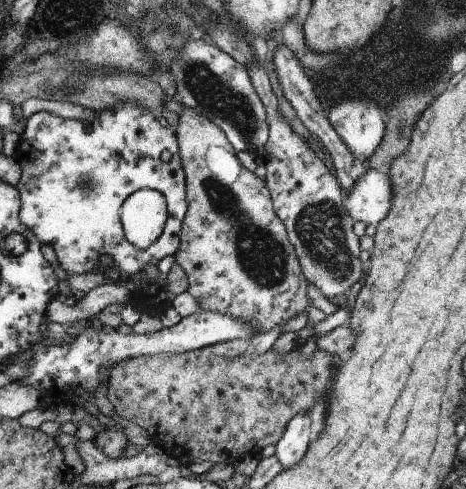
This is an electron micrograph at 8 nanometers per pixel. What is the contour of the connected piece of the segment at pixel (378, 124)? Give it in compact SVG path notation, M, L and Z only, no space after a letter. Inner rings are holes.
M351 94L345 100L339 98L339 102L337 104L334 102L329 108L328 122L355 160L364 162L379 146L385 130L383 111L377 110L377 106L367 102L367 100L355 100Z

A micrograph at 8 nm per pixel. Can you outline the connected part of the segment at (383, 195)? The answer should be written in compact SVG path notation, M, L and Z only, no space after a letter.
M366 169L357 184L343 193L343 210L354 222L376 225L391 208L391 182L389 176L375 169Z

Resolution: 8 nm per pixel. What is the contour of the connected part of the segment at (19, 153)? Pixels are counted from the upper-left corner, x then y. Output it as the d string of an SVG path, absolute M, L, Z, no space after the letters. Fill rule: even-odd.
M125 102L125 104L119 104L117 108L113 110L100 110L95 113L95 116L87 122L83 120L74 119L64 119L59 116L53 116L53 114L48 114L47 112L35 112L32 113L26 120L23 128L23 132L18 136L17 145L12 154L15 162L20 168L20 177L18 186L16 187L19 200L21 201L19 207L19 222L21 226L29 229L29 232L33 232L33 236L37 238L37 242L40 245L51 246L53 252L55 253L55 258L57 264L61 270L67 274L77 275L91 272L94 270L101 270L102 266L100 264L100 256L108 256L111 259L111 264L106 268L115 268L120 274L128 274L136 277L137 275L143 275L144 267L148 265L157 265L157 262L164 258L165 256L173 256L173 254L178 250L179 246L179 230L181 228L181 220L185 214L187 203L184 199L184 174L181 166L181 161L178 155L178 146L176 136L174 131L171 130L169 126L163 127L155 119L154 114L150 113L149 110L145 108L137 108L133 104ZM148 188L157 190L160 192L166 200L166 213L167 218L165 219L161 234L153 241L147 248L143 250L137 250L133 244L131 244L124 236L122 226L119 220L118 210L123 200L127 198L130 194L133 194L136 190Z

